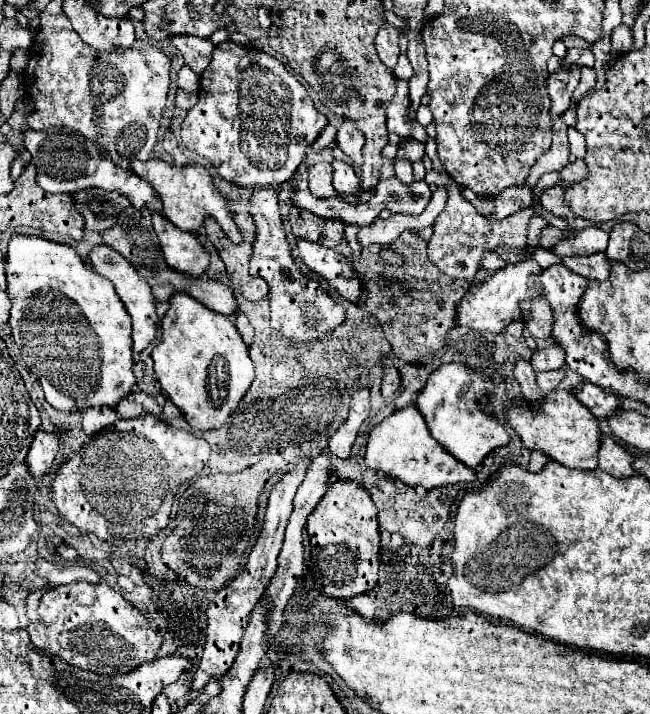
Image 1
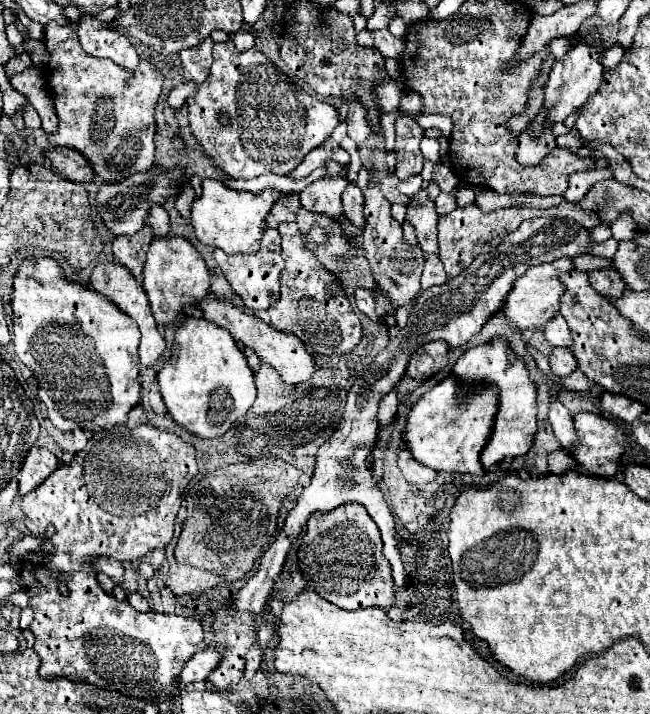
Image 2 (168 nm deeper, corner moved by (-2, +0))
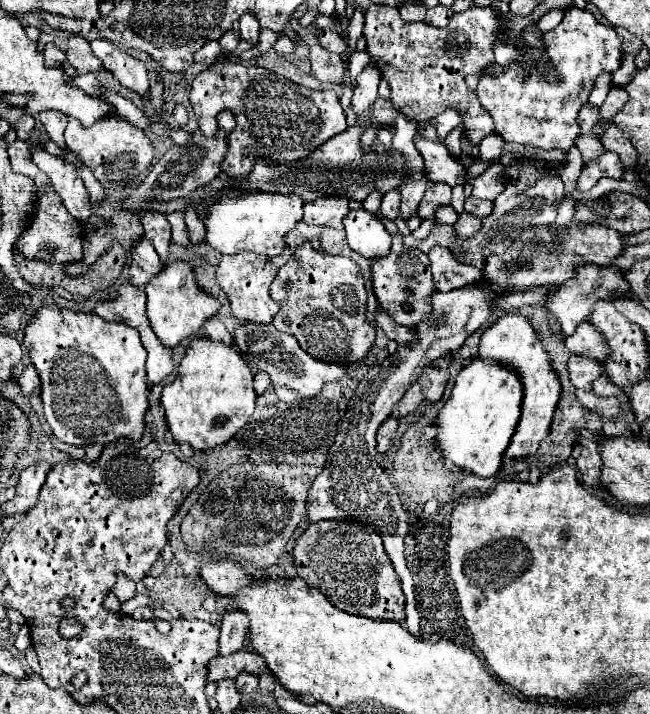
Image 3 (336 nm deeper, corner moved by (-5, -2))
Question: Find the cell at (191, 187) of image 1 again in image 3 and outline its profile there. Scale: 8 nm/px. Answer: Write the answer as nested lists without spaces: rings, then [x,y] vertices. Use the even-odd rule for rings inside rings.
[[[225,190],[207,210],[207,236],[205,244],[221,254],[237,254],[241,250],[253,250],[265,256],[281,254],[285,246],[285,234],[303,216],[303,198],[299,194],[279,194],[279,192],[247,192],[239,196],[229,196]]]

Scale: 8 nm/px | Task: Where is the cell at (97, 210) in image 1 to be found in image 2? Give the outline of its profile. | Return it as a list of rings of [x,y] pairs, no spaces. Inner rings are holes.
[[[154,164],[148,172],[138,172],[132,174],[130,180],[124,180],[120,184],[102,184],[100,192],[96,194],[96,206],[98,214],[104,220],[104,224],[114,232],[114,234],[134,234],[146,224],[148,208],[152,204],[164,206],[164,202],[190,180],[190,174],[186,172],[184,164],[176,166],[166,166],[166,164]]]

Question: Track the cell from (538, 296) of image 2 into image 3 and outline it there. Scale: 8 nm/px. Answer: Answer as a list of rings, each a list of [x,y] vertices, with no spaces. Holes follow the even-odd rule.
[[[583,264],[575,270],[575,276],[569,278],[567,282],[555,286],[551,290],[551,294],[547,294],[547,300],[545,300],[545,308],[555,316],[555,320],[559,322],[563,334],[573,334],[577,324],[585,322],[591,314],[591,308],[595,304],[597,298],[603,298],[603,300],[609,300],[613,292],[619,292],[619,294],[627,294],[629,292],[629,286],[623,278],[623,274],[615,268],[615,266],[605,266],[605,268],[599,268],[599,266],[591,266],[591,264]]]

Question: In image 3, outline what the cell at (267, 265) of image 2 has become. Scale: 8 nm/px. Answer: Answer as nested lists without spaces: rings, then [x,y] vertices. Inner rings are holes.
[[[244,251],[232,256],[223,255],[220,260],[217,266],[217,282],[223,288],[223,292],[229,296],[233,316],[237,320],[269,324],[279,310],[279,304],[269,296],[269,286],[277,278],[279,268],[273,262],[269,262],[265,256],[257,256],[252,262],[252,253],[244,253]]]

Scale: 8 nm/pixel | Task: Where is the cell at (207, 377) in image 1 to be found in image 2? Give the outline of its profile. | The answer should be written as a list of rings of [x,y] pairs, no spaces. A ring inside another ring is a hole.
[[[192,316],[176,332],[172,356],[158,372],[158,384],[168,416],[200,438],[226,434],[256,400],[254,374],[228,330]]]

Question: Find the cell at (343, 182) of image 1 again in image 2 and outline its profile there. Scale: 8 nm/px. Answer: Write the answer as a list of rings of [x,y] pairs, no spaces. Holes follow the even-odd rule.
[[[348,184],[348,190],[344,194],[344,216],[356,226],[356,228],[364,228],[366,226],[366,218],[364,218],[364,196],[360,192],[360,188],[356,184]]]

